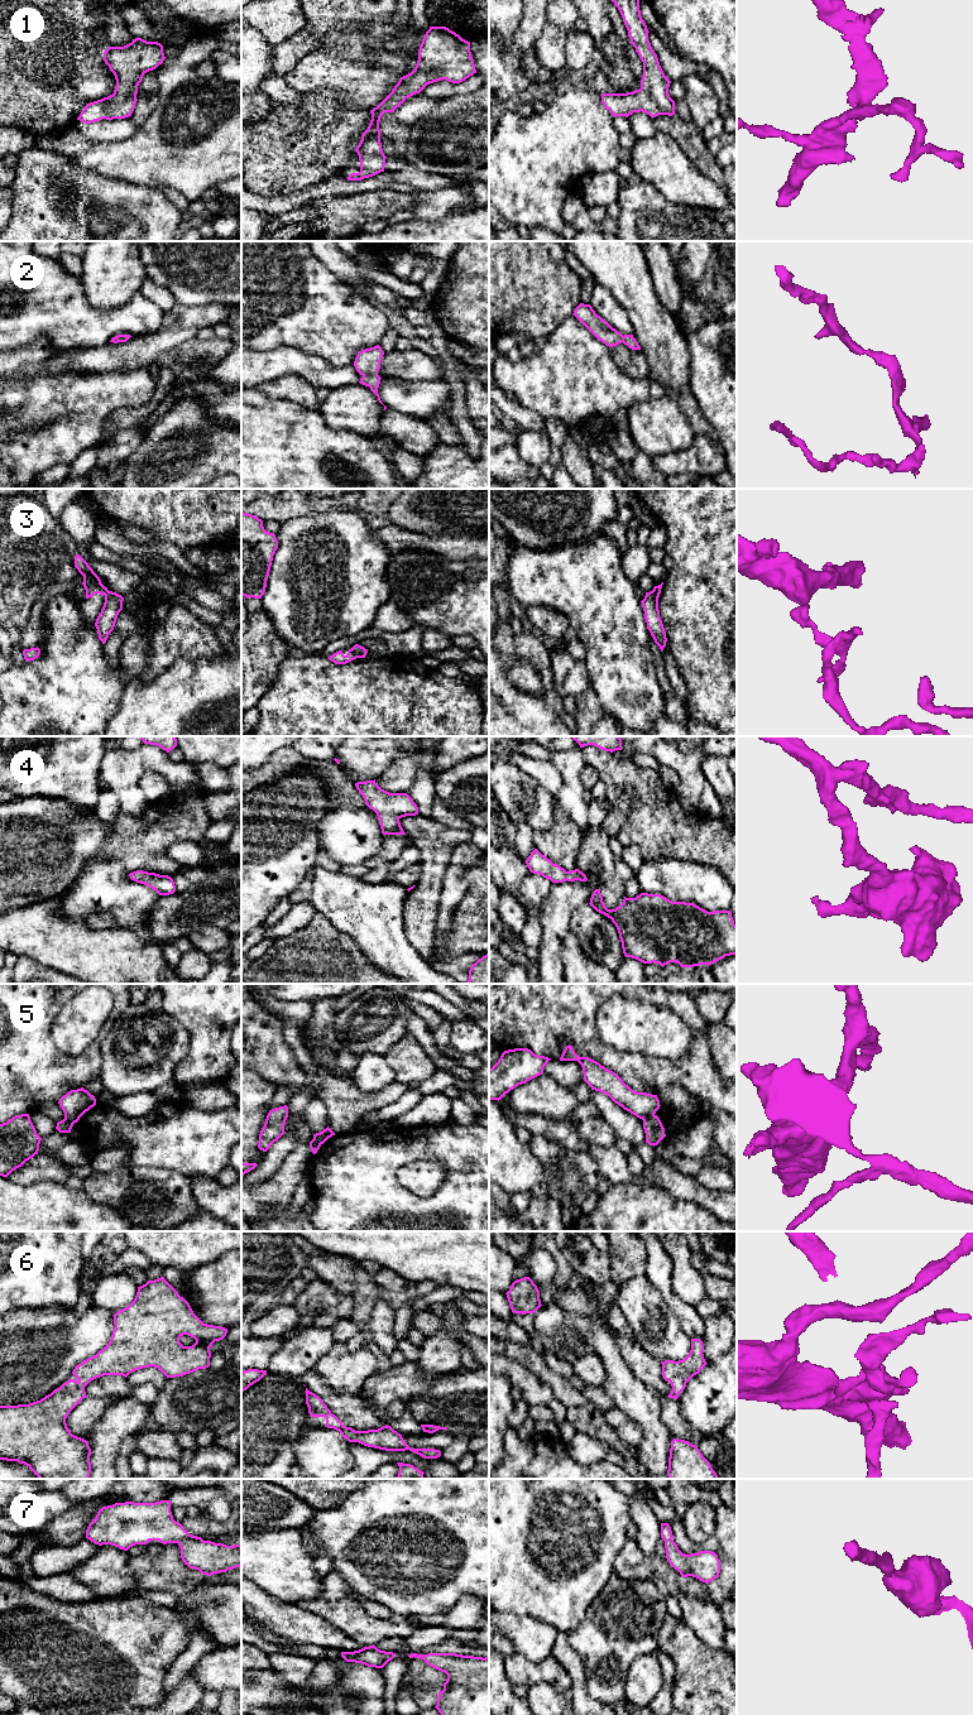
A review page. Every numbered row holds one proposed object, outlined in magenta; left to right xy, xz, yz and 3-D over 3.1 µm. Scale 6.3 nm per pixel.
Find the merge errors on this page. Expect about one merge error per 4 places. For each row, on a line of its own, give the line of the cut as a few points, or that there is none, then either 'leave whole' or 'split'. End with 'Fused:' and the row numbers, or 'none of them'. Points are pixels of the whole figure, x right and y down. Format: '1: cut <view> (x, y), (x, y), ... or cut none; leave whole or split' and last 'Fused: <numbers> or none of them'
1: cut none; leave whole
2: cut none; leave whole
3: cut xz (350, 649), (356, 657); split
4: cut none; leave whole
5: cut yz (653, 1114), (643, 1120); split
6: cut none; leave whole
7: cut none; leave whole
Fused: 3, 5

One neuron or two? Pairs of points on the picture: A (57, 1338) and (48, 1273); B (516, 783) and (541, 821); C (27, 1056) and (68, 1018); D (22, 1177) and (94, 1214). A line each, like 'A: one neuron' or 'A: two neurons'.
A: two neurons
B: one neuron
C: two neurons
D: two neurons

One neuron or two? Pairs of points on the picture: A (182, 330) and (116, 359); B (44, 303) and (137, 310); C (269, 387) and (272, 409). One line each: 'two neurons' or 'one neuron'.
A: one neuron
B: one neuron
C: two neurons

